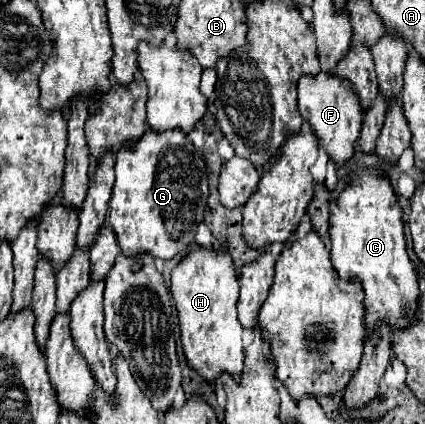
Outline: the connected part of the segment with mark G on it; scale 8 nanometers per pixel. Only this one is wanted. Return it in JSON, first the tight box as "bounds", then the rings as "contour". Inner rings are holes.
{"bounds":[109,129,207,271],"contour":[[[147,129],[147,133],[135,143],[133,149],[121,149],[115,161],[115,185],[113,197],[109,201],[109,227],[117,237],[121,253],[135,261],[133,271],[141,269],[141,255],[151,255],[155,259],[167,261],[175,255],[187,253],[195,243],[195,227],[203,221],[207,197],[207,167],[183,131],[175,129],[167,133],[155,133]]]}

